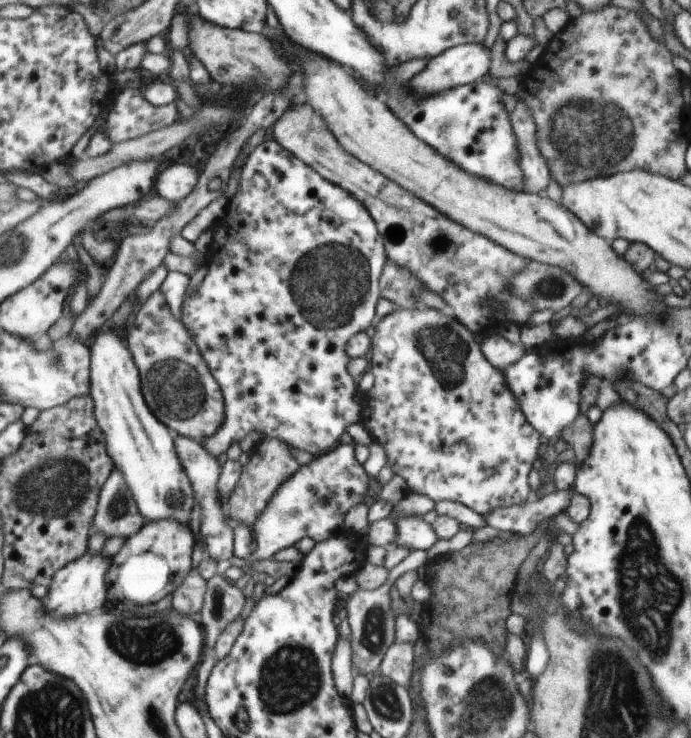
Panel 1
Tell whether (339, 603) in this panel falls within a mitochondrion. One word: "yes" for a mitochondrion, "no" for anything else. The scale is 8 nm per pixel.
no

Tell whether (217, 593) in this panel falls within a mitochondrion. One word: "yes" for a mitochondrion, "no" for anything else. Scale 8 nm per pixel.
yes

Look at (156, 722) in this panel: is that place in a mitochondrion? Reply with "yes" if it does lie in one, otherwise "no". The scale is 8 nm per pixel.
yes

